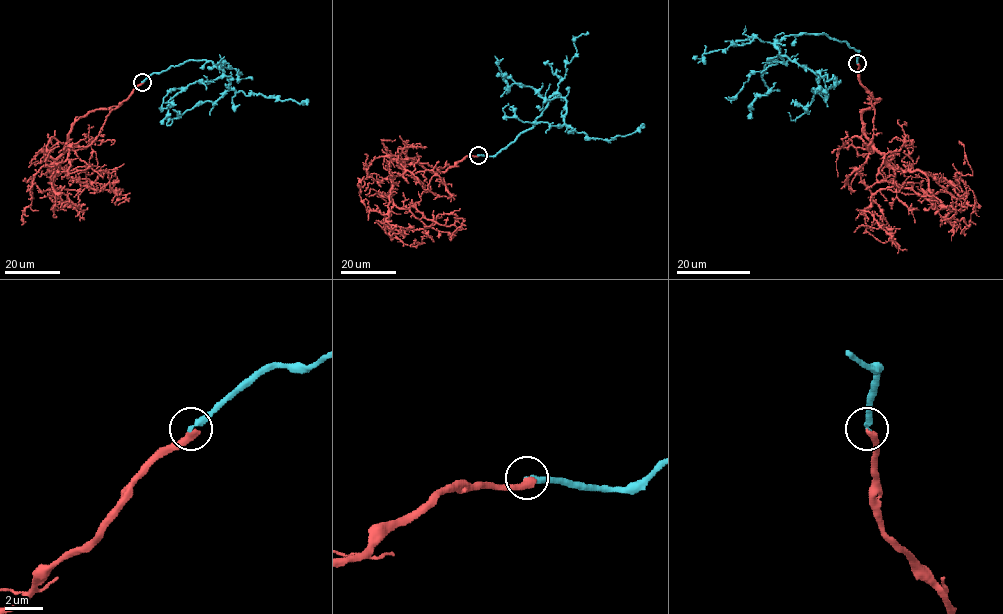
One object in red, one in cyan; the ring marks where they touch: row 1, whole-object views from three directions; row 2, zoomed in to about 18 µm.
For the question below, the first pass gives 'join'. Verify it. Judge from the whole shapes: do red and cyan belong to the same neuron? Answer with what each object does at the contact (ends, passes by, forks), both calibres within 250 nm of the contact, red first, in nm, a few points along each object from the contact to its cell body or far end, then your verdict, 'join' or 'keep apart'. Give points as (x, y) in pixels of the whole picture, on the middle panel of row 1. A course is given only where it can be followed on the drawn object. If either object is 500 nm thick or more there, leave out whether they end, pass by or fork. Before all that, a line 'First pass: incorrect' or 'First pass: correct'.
First pass: correct
red ends there; cyan ends there; 400 nm thick on the red side, 300 nm on the other; red runs (478, 154), (442, 168), (405, 164), (392, 180), (385, 230), (411, 246), (421, 243), (414, 244); cyan runs (478, 154), (495, 156), (531, 129), (557, 94), (566, 101), (564, 122), (589, 138), (625, 136), (643, 123); join

